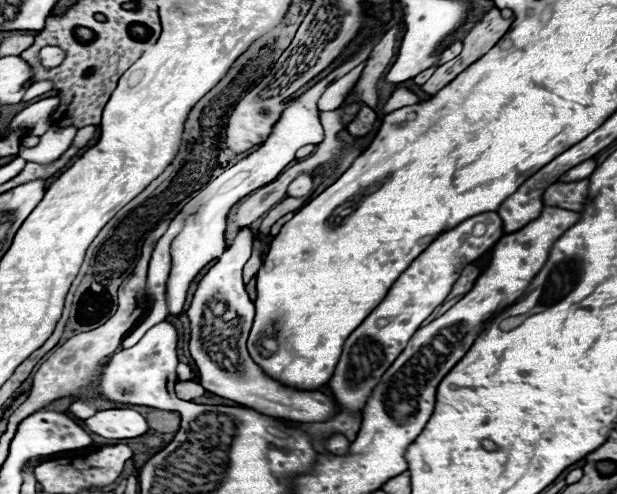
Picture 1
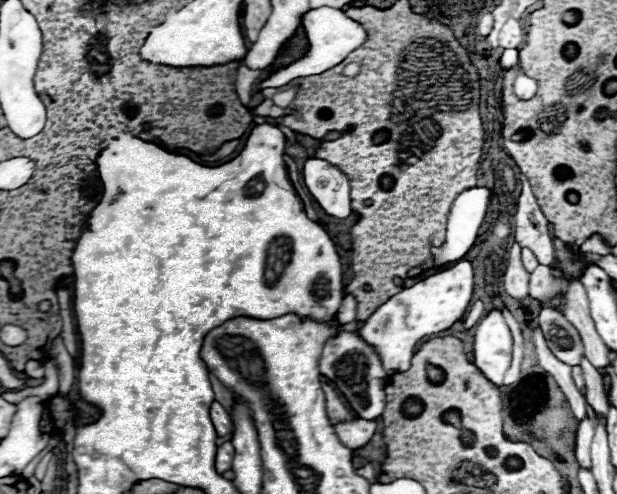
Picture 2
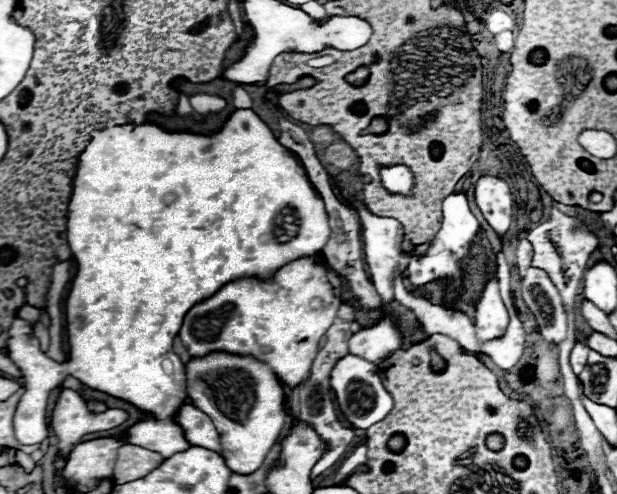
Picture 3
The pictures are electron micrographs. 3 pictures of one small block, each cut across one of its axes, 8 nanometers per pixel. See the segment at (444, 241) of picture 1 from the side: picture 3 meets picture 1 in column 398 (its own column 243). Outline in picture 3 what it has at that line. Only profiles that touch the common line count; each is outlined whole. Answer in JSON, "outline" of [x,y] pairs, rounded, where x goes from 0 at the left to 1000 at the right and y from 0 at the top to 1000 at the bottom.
{"outline":[[[493,518],[451,543],[438,567],[395,559],[363,575],[347,599],[301,632],[288,684],[311,721],[331,721],[344,709],[415,721],[476,785],[499,765],[515,692],[538,660],[551,611],[554,571],[532,530],[522,518]]]}

